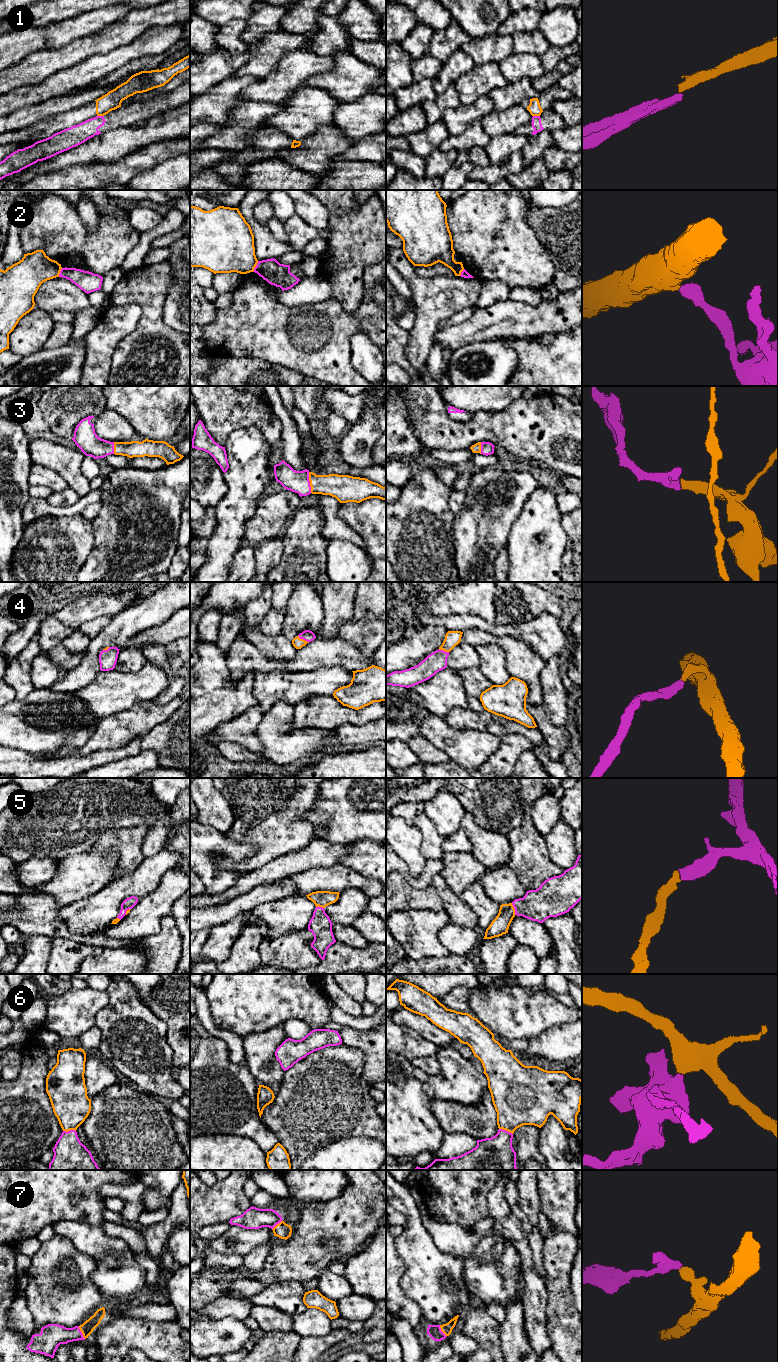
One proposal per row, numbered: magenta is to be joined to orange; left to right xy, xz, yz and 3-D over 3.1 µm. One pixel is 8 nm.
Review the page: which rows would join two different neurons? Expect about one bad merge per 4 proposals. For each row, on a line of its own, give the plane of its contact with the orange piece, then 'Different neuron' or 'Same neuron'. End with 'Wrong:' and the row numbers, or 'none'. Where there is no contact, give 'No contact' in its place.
1: Touches orange in xy. Different neuron
2: Touches orange in xz. Different neuron
3: Touches orange in xz. Same neuron
4: Touches orange in xz. Same neuron
5: Touches orange in yz. Same neuron
6: Touches orange in yz. Same neuron
7: Touches orange in xy. Same neuron
Wrong: 1, 2

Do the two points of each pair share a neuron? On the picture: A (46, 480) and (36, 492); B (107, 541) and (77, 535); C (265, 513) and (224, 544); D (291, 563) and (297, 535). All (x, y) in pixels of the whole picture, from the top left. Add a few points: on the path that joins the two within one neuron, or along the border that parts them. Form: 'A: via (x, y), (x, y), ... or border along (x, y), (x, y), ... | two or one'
A: border along (30, 485), (43, 485), (52, 490) | two
B: border along (92, 521), (95, 545), (86, 561) | two
C: border along (255, 508), (255, 511), (244, 524), (243, 543) | two
D: via (297, 556), (297, 542) | one

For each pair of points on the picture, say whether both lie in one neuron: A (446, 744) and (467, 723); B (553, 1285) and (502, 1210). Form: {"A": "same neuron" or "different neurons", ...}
{"A": "different neurons", "B": "different neurons"}

